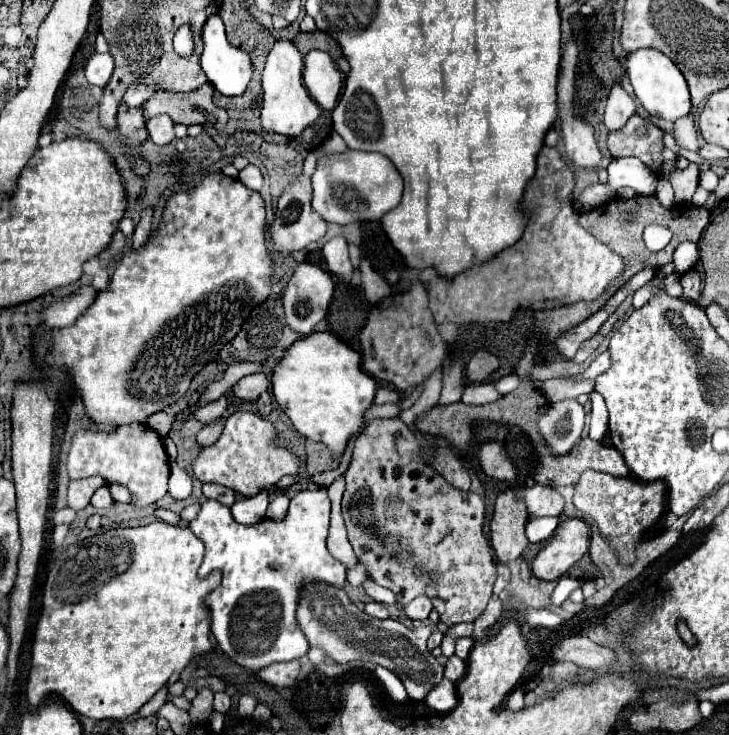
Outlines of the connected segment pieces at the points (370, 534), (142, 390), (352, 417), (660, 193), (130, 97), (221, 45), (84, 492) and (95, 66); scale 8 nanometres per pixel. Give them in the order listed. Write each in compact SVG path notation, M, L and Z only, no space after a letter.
M375 418L365 426L355 442L353 460L345 480L343 518L349 542L359 562L367 566L369 576L379 586L389 588L401 606L407 606L413 598L425 594L433 600L433 608L439 612L441 622L449 626L475 622L483 614L497 580L493 548L483 534L485 504L481 496L463 492L437 474L421 458L419 440L399 418Z
M221 172L207 174L193 190L179 192L167 200L157 230L151 232L151 236L139 250L129 250L127 254L123 254L109 280L109 286L97 294L95 302L75 320L75 324L51 330L51 346L45 362L51 368L65 370L71 374L73 384L83 398L85 414L89 416L91 422L113 424L113 426L123 426L131 422L145 424L151 414L177 402L189 390L193 376L199 374L205 364L213 362L219 350L227 342L231 342L231 338L235 338L235 334L241 330L243 322L247 320L247 314L251 314L251 306L259 306L259 302L265 302L271 296L271 280L273 280L273 258L265 248L265 202L261 194L255 190L247 190L239 180L229 178Z
M313 332L293 342L273 368L273 396L289 416L295 430L323 442L333 454L343 454L347 440L363 424L363 414L373 406L375 380L361 368L361 356L331 332Z
M661 178L659 184L657 184L657 192L655 196L659 198L659 202L667 208L673 208L675 206L675 200L673 200L673 190L671 190L671 182L667 178Z
M137 84L137 86L131 86L125 94L123 94L123 104L127 104L127 106L141 106L151 94L155 94L157 90L153 88L153 86L141 86L141 84Z
M213 14L211 18L207 18L205 26L203 26L203 52L201 52L201 68L203 72L207 74L207 80L225 96L241 96L251 80L251 74L253 74L253 64L251 64L251 58L239 50L239 48L233 48L227 38L225 38L225 26L223 26L223 20L221 20L221 14Z
M101 476L71 480L69 482L69 494L67 494L67 506L71 506L75 512L83 510L89 504L93 492L103 484L105 484L105 480Z
M93 54L85 64L85 78L91 86L103 88L113 74L113 58L111 54Z

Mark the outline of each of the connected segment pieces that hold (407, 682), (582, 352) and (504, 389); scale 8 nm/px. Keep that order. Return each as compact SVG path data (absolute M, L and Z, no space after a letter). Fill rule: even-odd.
M307 582L307 586L303 586L303 594L299 594L297 622L309 646L323 648L335 662L347 664L351 660L365 660L395 672L411 700L425 700L443 678L443 664L427 650L427 634L433 632L433 626L411 630L391 618L371 618L349 600L343 588L331 586L327 582ZM335 614L343 614L343 618Z
M597 332L593 338L589 338L587 342L583 342L583 346L579 348L579 352L575 354L573 360L575 360L575 362L585 362L585 360L599 348L599 344L603 342L603 338L605 338L605 336L603 336L601 332Z
M509 374L509 376L503 376L501 380L497 380L497 382L495 382L495 388L497 388L501 394L509 394L509 392L513 392L521 382L523 382L523 380L521 380L517 374Z

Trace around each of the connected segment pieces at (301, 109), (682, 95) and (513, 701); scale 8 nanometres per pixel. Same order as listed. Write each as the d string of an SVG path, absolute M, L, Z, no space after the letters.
M277 40L267 56L263 70L263 110L261 122L267 132L279 132L287 138L297 138L319 116L317 102L309 96L303 82L303 56L291 40Z
M651 48L635 50L625 56L625 64L627 64L627 72L631 76L631 84L635 88L635 94L651 116L675 122L677 118L683 118L691 112L687 82L683 78L681 70L663 52L651 50Z
M517 686L517 688L509 694L509 698L507 698L507 708L509 708L509 710L519 710L519 708L523 708L523 706L525 706L525 692L523 692L521 686Z

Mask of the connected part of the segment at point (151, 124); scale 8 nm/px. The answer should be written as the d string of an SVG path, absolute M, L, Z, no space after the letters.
M159 114L159 116L147 118L147 120L145 120L145 126L147 126L149 138L151 138L155 144L169 144L169 142L175 140L173 120L171 120L167 114Z

